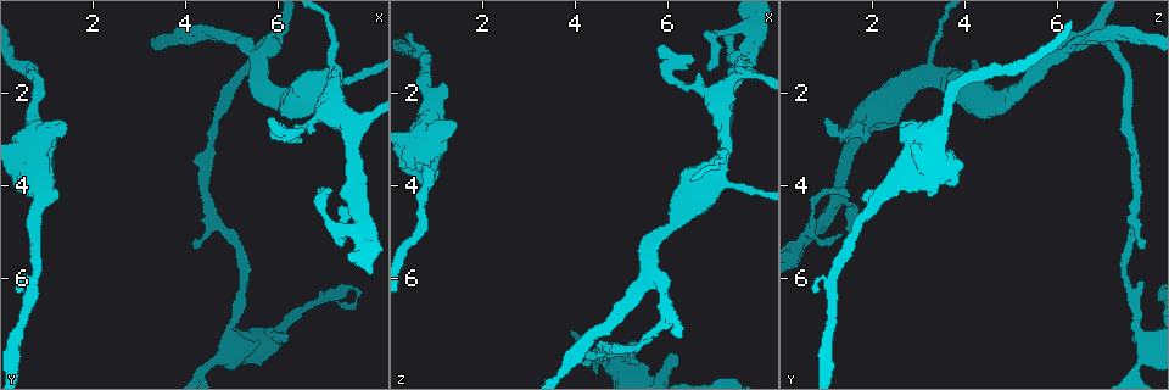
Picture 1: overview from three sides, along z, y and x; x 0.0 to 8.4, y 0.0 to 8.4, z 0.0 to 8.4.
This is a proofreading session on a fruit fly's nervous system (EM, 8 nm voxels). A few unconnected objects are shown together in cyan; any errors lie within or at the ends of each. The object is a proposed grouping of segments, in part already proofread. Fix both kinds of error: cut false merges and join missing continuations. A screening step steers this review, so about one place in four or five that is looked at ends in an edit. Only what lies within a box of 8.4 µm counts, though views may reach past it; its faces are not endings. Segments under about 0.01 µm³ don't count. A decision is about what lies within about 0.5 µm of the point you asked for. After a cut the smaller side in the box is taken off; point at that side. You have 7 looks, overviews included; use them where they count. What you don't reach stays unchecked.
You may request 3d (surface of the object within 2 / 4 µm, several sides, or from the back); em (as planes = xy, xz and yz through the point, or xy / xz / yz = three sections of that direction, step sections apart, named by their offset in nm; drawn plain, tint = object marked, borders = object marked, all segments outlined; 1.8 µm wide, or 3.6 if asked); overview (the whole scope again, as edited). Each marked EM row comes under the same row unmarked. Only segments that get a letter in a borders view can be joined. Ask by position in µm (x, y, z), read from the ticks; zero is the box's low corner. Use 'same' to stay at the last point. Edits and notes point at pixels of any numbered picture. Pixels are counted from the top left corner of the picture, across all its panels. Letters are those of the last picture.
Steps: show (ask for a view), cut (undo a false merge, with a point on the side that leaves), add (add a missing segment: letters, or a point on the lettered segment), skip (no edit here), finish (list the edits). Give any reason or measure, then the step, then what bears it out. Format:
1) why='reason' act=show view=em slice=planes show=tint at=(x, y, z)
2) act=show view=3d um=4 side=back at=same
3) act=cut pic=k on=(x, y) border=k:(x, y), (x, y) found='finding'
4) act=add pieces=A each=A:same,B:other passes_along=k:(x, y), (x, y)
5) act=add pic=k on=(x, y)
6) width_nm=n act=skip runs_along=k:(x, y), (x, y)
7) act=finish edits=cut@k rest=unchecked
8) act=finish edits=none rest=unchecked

why='free end' act=show view=3d um=4 at=(1.40, 2.75, 2.65)

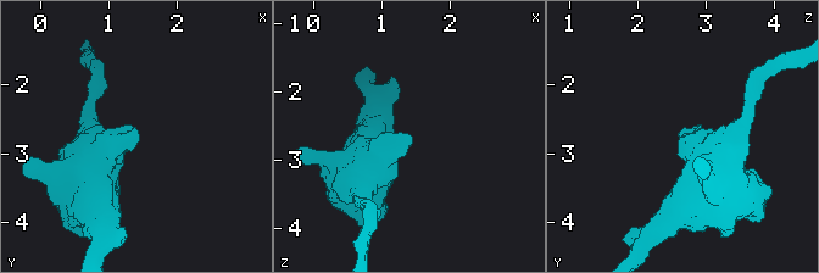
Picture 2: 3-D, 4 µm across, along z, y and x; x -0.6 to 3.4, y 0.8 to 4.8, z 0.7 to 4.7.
act=show view=em slice=planes show=tint at=(1.40, 2.70, 2.65)

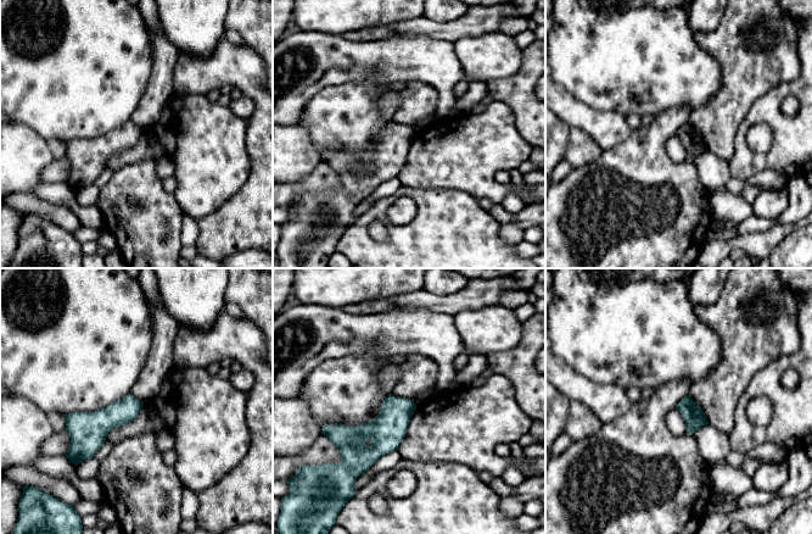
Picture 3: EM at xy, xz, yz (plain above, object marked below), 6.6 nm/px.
act=show view=em slice=planes show=borders at=same

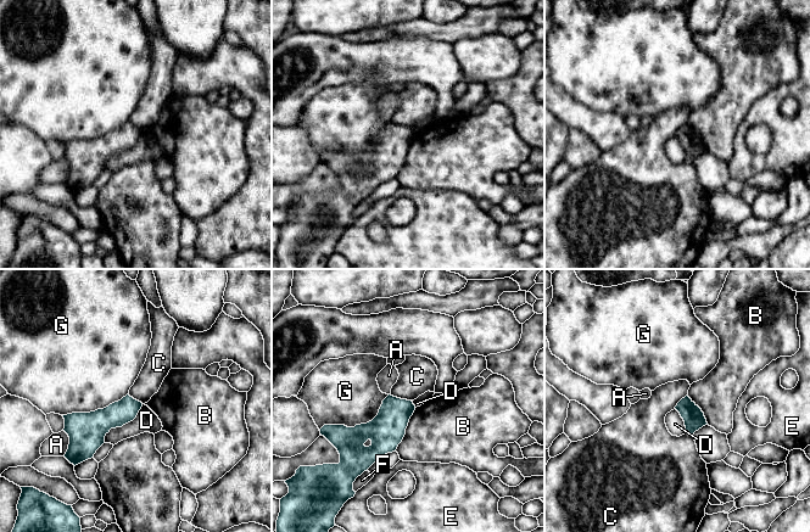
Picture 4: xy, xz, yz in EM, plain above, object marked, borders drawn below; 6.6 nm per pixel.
width_nm=140 act=skip each=A:other,B:other,C:other,D:other,E:other,F:other,G:other border=4:(143, 404), (104, 442) found='no lettered segment goes on from it'

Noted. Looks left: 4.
why='calibre changes' act=show view=em um=3.6 slice=xy step=4 show=tint at=(7.70, 1.70, 4.05)

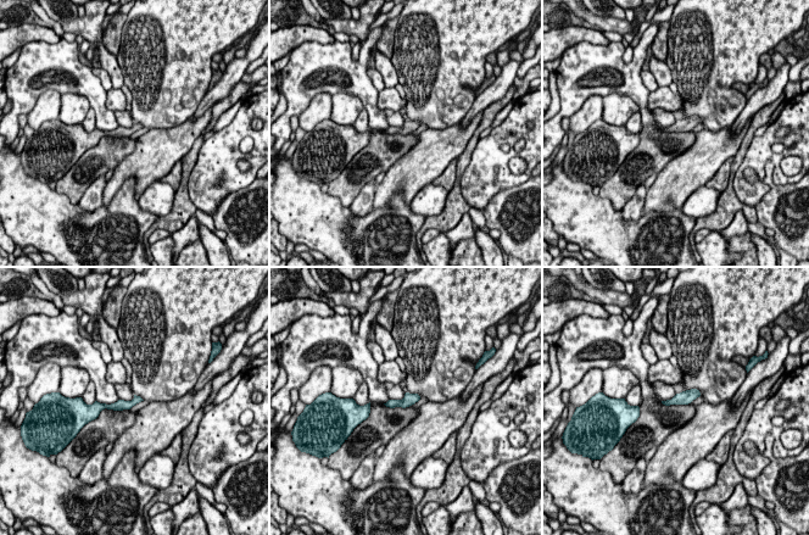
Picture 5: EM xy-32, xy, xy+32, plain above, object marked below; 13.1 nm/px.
why='cut it another way' act=show view=em um=3.6 slice=planes show=tint at=same

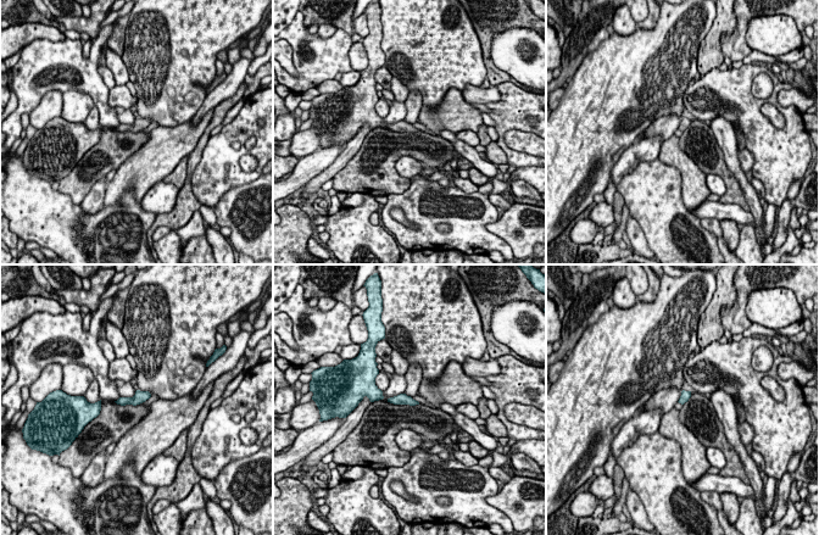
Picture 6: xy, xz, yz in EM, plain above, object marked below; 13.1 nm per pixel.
why='what lies round it' act=show view=em um=3.6 slice=planes show=borders at=same

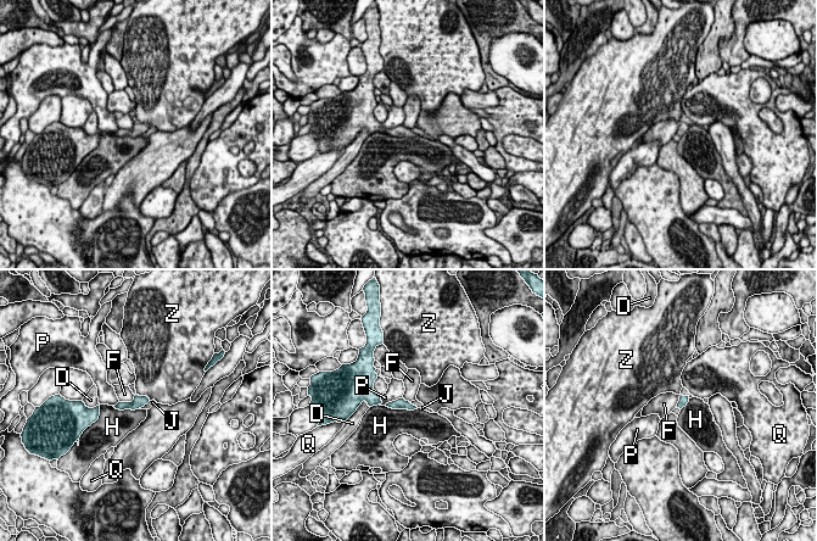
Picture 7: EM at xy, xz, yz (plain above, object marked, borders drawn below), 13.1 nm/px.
act=skip each=D:other,F:other,H:other,J:other,P:other,Q:other,Z:other border=7:(150, 401), (140, 408) found='continuous, no second neuron'

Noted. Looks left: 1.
act=finish edits=none rest=unchecked

